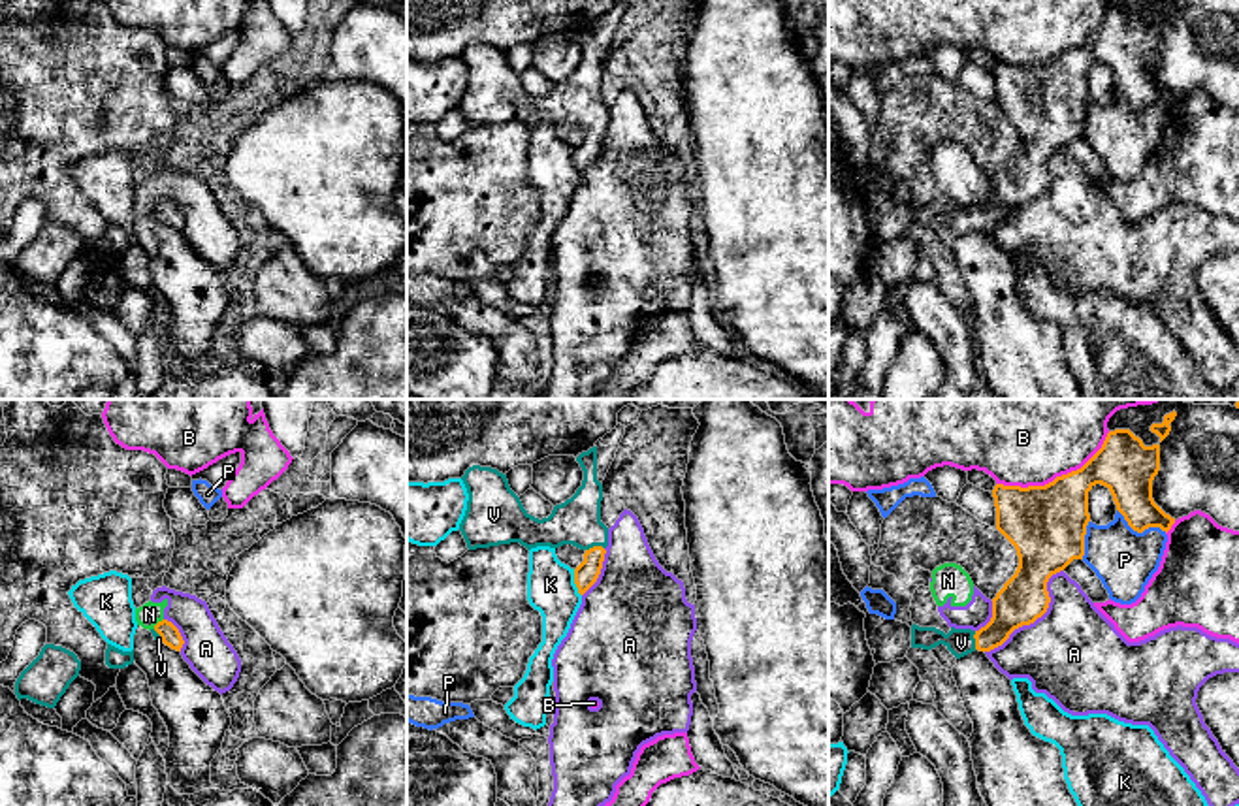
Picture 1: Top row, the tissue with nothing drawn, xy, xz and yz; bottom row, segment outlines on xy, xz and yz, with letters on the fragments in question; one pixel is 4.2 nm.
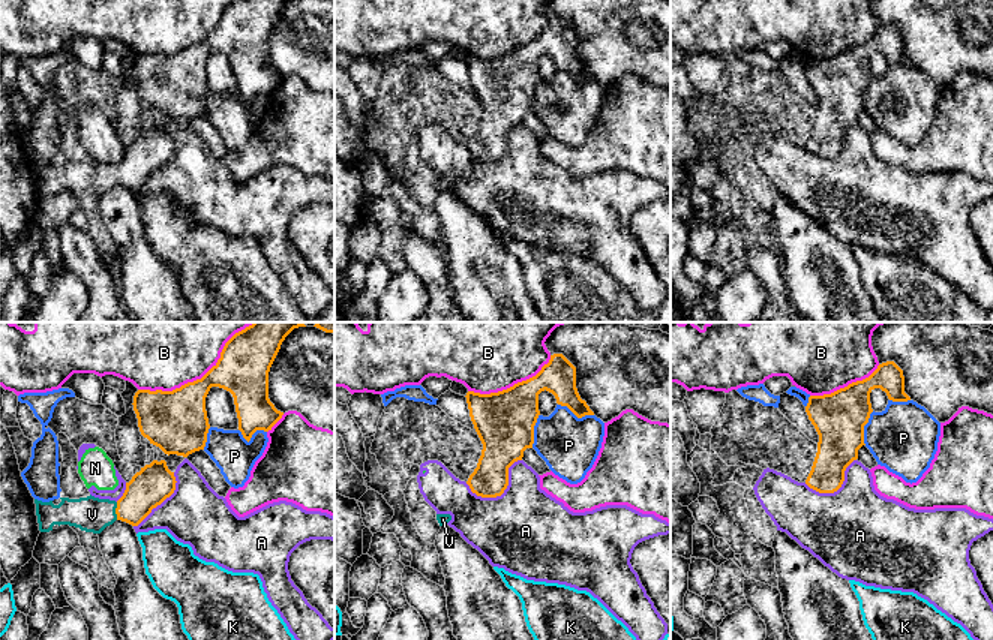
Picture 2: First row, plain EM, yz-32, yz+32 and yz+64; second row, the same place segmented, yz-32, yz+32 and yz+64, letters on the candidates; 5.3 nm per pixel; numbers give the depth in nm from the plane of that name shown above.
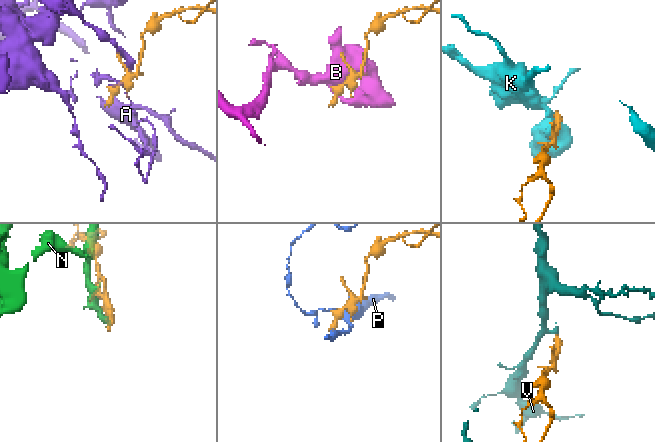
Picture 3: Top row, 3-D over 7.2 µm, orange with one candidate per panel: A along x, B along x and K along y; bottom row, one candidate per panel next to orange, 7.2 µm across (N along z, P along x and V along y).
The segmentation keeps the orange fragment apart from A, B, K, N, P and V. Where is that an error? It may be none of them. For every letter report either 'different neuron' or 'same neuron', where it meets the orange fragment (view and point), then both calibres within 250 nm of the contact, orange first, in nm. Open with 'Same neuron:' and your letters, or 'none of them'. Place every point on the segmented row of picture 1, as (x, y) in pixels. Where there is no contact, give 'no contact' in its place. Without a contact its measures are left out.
Same neuron: V
A: different neuron | yz (1038, 616) | 200/420 nm
B: different neuron | yz (1057, 477) | 340/500 nm
K: different neuron | xz (575, 582) | 100/200 nm
N: different neuron | xy (157, 624) | 90/100 nm
P: different neuron | yz (1140, 531) | 200/260 nm
V: same neuron | xz (594, 547) | 100/200 nm

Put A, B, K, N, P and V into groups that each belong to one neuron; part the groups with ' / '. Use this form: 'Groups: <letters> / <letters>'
Groups: A N / B / K / P / V

